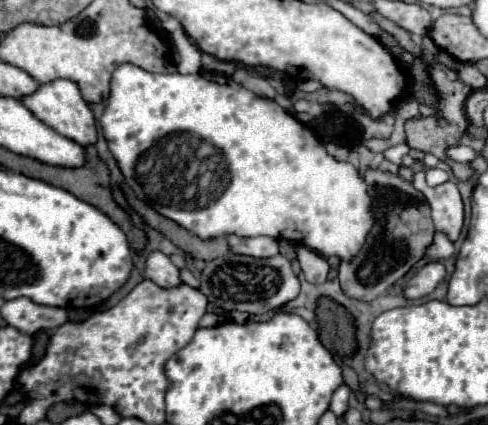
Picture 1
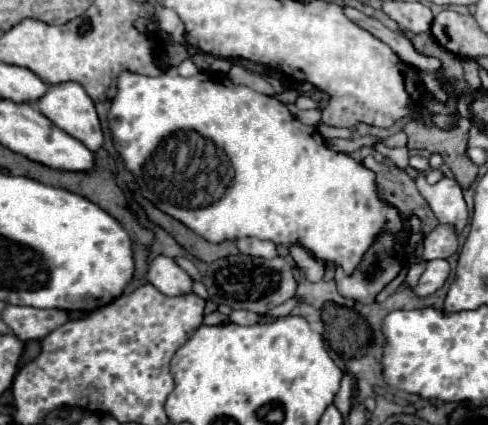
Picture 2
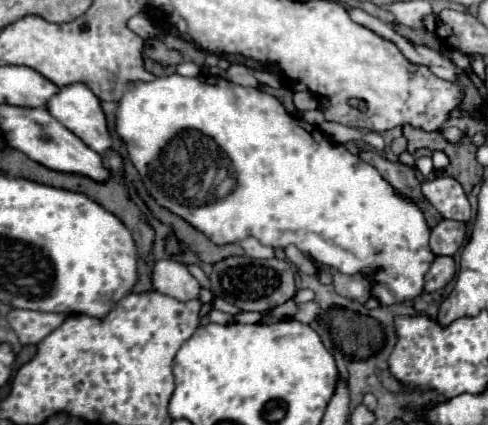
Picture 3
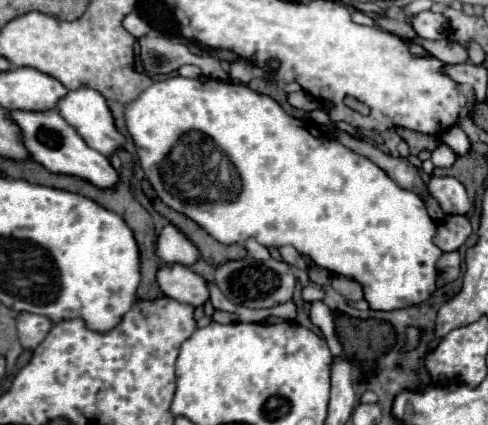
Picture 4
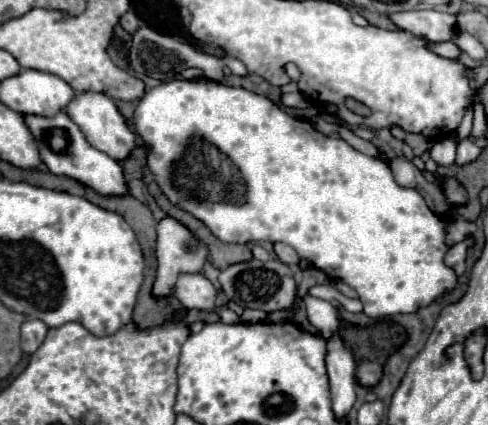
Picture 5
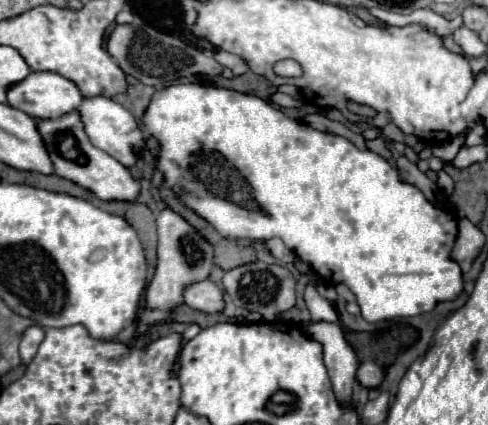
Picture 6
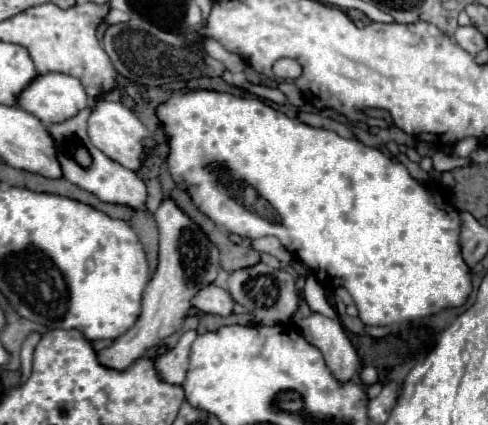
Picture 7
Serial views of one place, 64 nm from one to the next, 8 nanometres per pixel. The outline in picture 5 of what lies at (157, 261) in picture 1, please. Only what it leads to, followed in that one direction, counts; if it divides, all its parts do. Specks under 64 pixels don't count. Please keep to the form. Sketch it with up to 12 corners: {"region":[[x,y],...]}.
{"region":[[180,274],[172,294],[188,310],[214,310],[216,288]]}

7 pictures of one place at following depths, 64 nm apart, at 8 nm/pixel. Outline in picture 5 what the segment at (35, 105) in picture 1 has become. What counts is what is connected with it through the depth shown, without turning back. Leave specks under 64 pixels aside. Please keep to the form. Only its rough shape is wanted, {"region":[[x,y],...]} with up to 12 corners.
{"region":[[74,94],[66,114],[88,144],[124,160],[136,134],[114,102]]}

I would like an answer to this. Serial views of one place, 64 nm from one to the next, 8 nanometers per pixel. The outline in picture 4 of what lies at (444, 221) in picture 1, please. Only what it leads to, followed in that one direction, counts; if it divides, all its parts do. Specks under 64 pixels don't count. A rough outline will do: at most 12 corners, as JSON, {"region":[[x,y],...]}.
{"region":[[432,176],[428,192],[446,214],[466,216],[472,208],[456,178]]}

